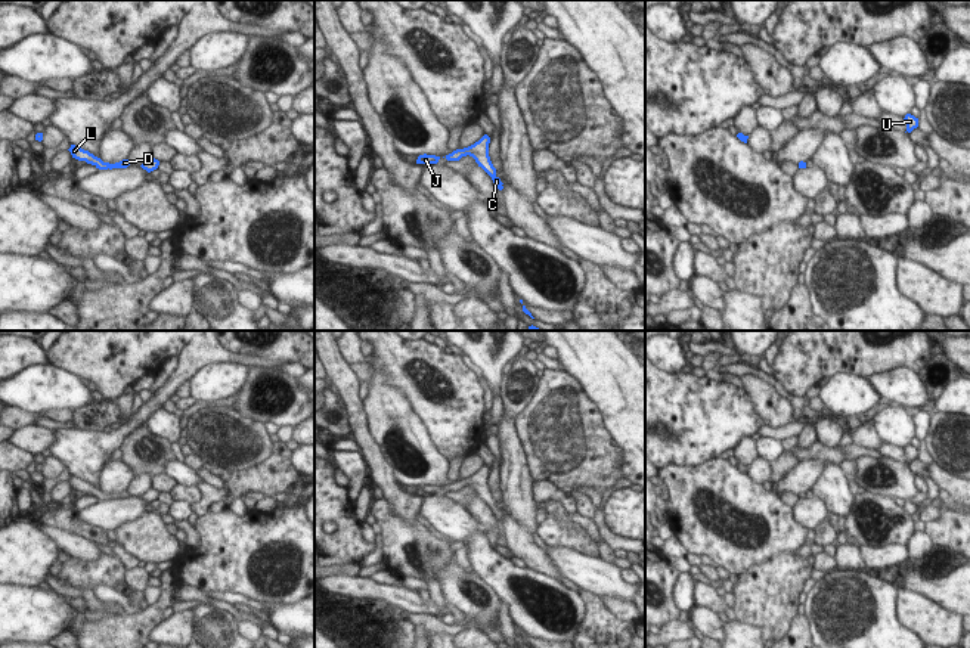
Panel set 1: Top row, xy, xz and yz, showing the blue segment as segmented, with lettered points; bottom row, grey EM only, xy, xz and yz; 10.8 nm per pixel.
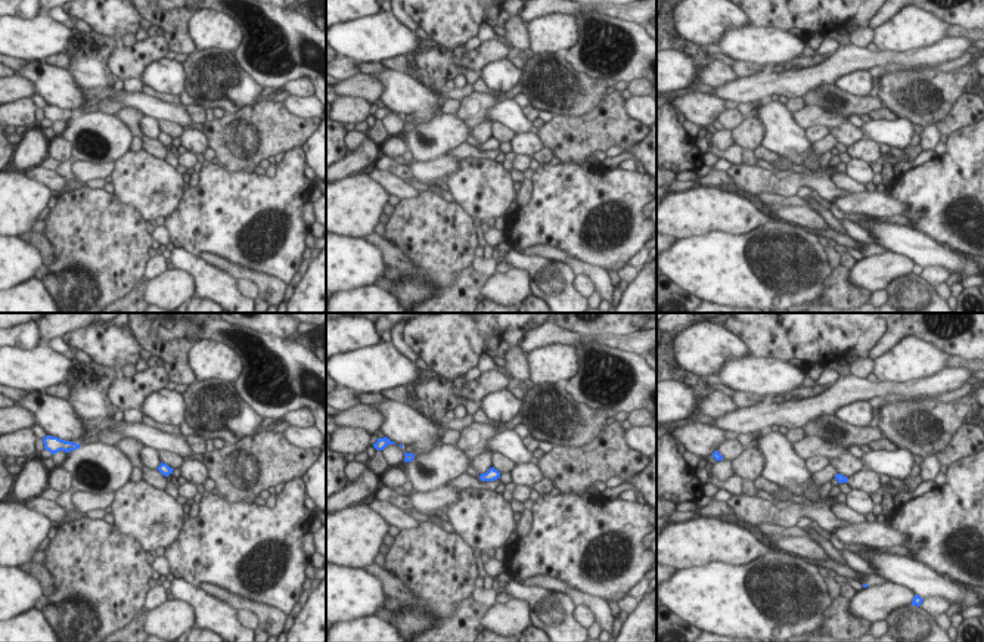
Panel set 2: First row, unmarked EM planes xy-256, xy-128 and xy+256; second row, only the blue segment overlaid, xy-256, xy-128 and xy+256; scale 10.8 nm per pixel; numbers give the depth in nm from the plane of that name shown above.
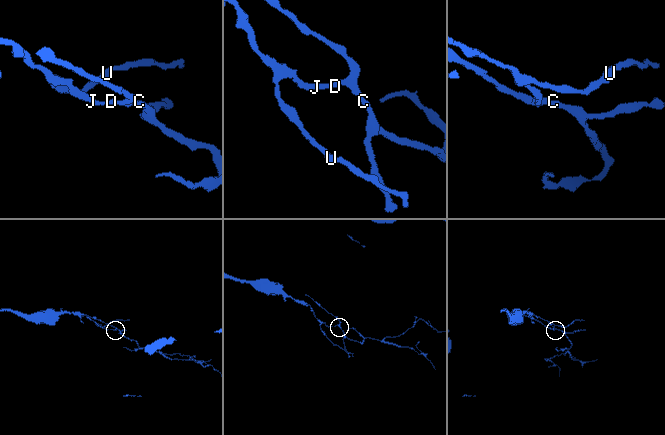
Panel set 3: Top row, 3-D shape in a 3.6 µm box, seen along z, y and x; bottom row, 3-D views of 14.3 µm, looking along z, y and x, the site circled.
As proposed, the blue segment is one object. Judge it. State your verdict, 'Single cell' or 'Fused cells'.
Single cell.

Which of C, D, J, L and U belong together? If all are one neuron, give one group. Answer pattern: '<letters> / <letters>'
C D J L U

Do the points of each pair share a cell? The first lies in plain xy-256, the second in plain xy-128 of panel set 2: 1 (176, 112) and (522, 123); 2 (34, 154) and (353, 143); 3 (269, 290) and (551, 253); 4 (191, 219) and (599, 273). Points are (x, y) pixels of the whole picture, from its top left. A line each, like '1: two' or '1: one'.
1: one
2: two
3: one
4: two

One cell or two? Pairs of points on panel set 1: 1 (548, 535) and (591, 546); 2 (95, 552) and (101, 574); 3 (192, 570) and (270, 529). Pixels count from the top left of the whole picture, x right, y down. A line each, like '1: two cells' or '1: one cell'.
1: one cell
2: two cells
3: one cell

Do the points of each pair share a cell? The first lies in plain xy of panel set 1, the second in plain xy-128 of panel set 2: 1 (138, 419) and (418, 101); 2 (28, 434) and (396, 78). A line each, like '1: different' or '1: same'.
1: same
2: different

